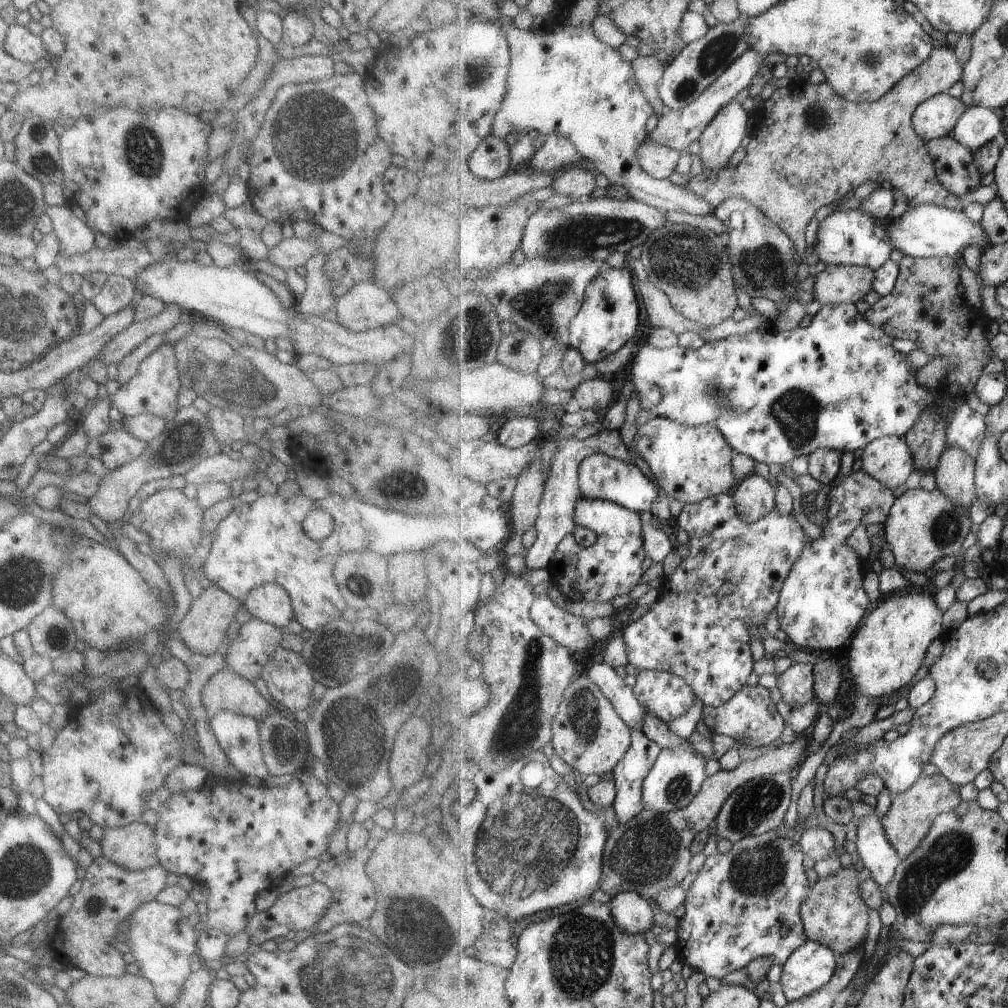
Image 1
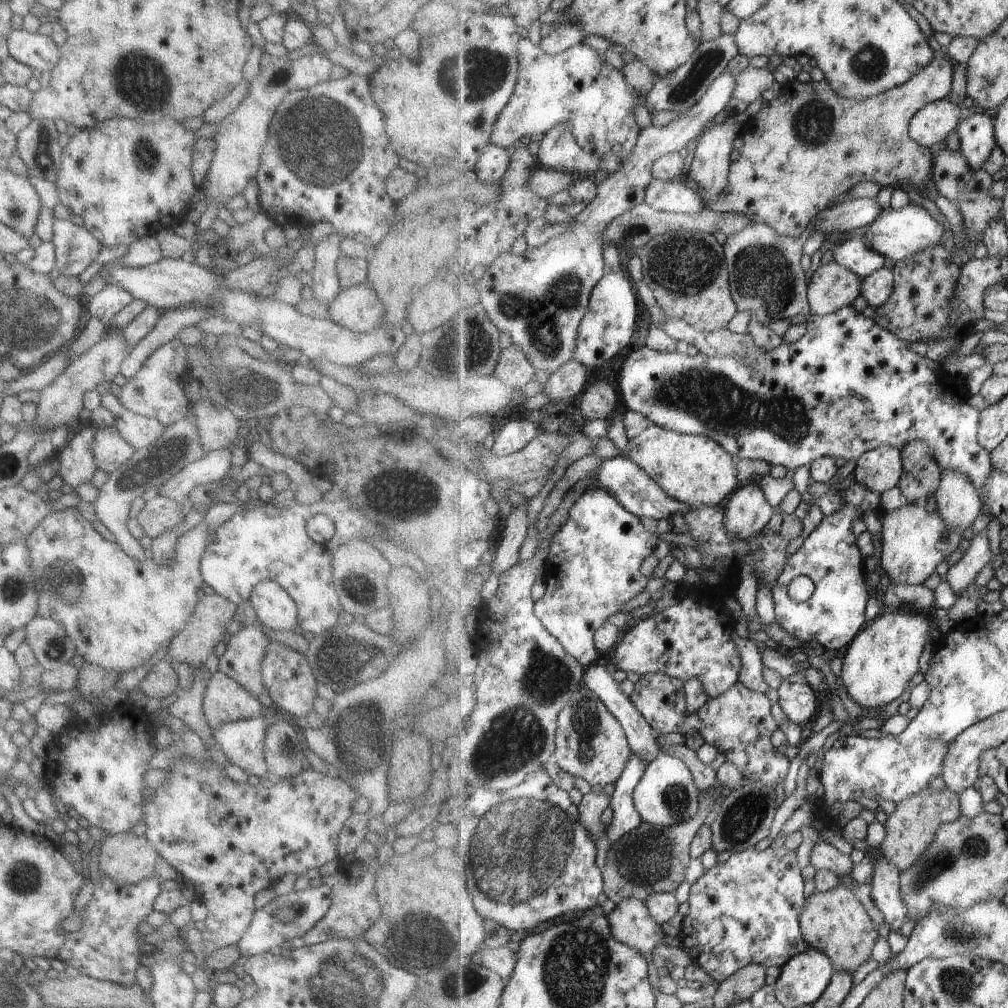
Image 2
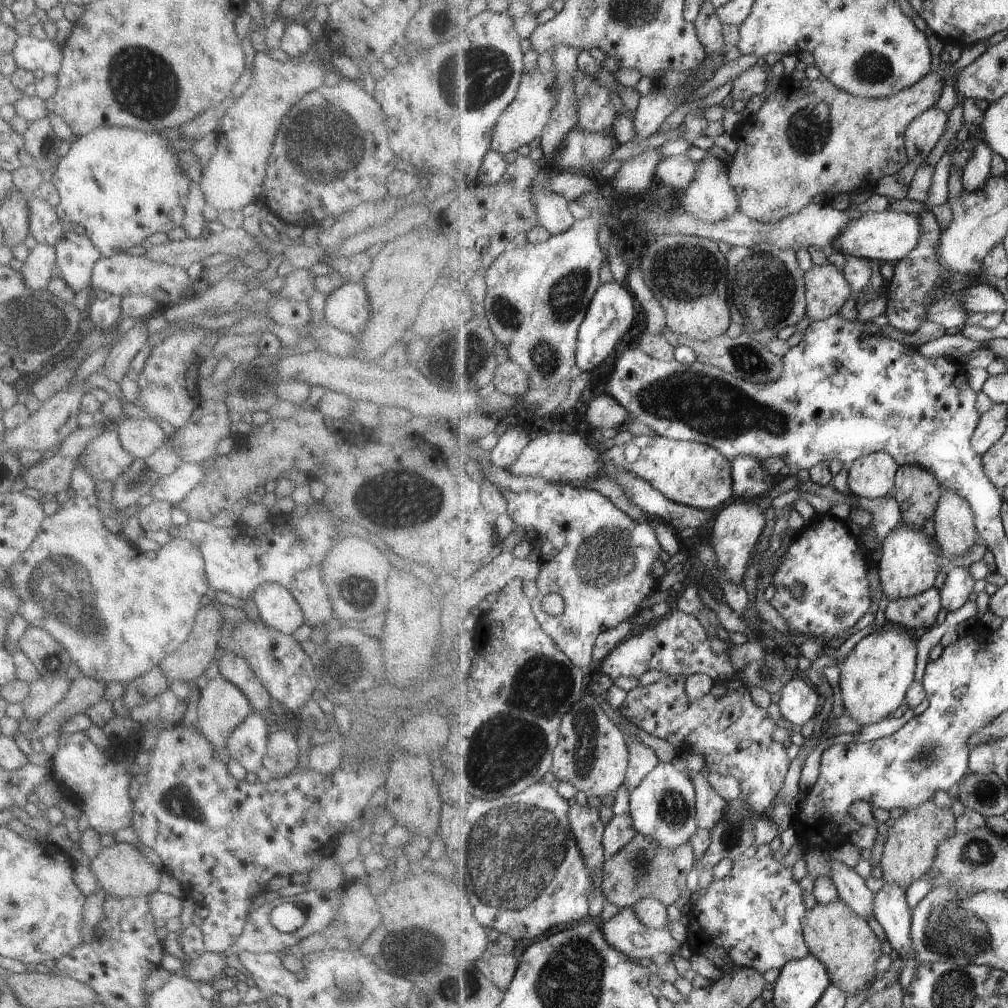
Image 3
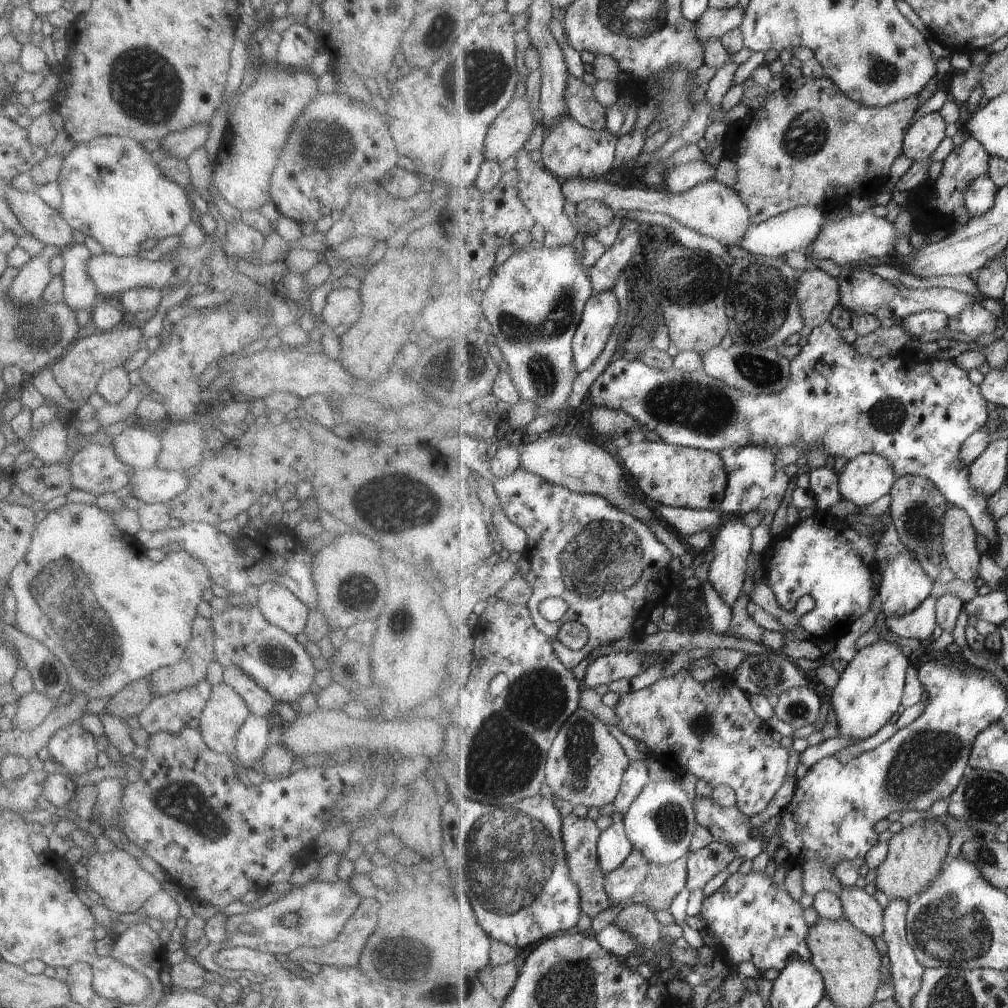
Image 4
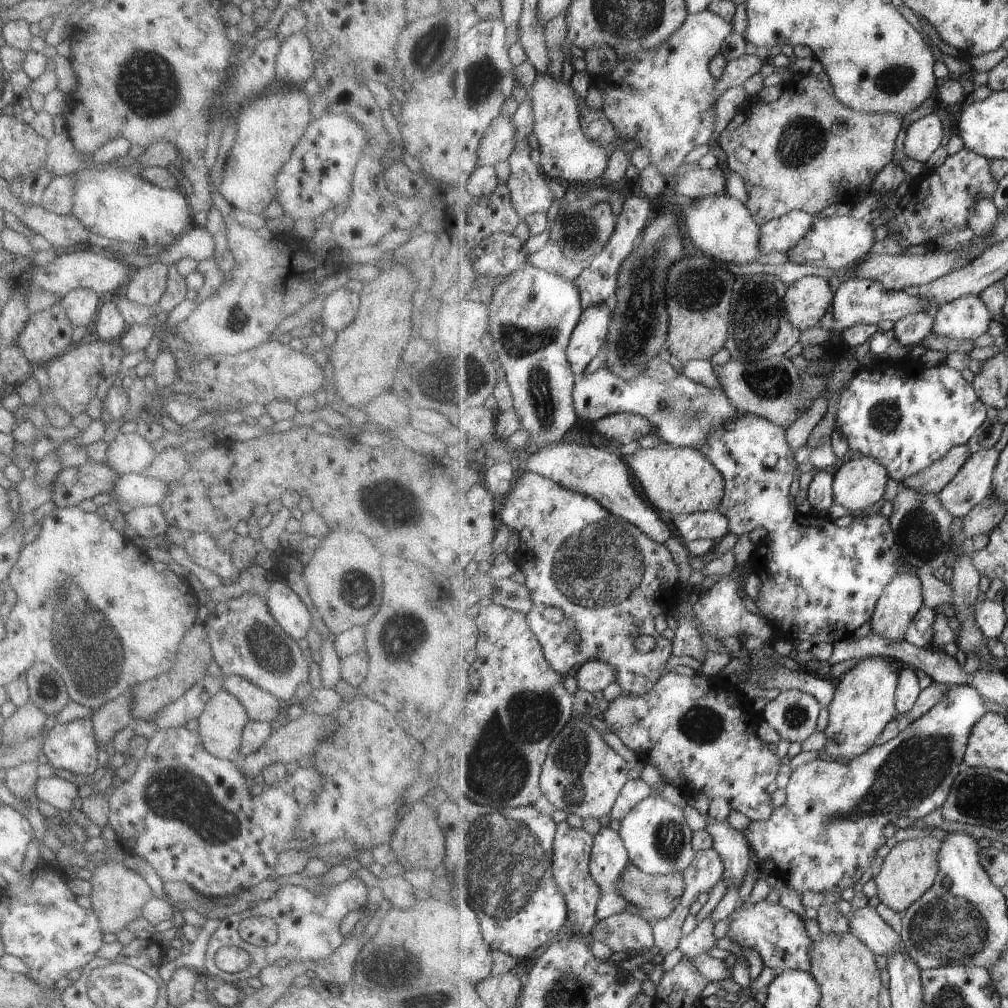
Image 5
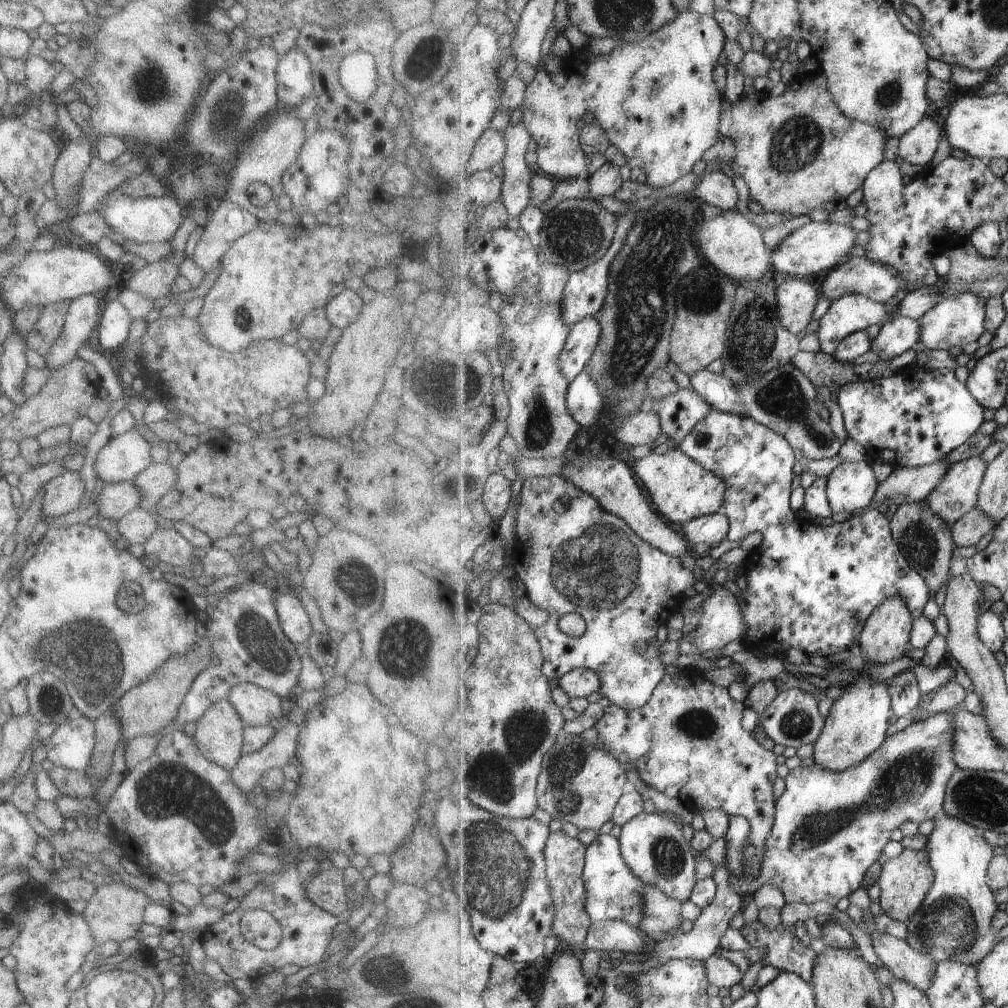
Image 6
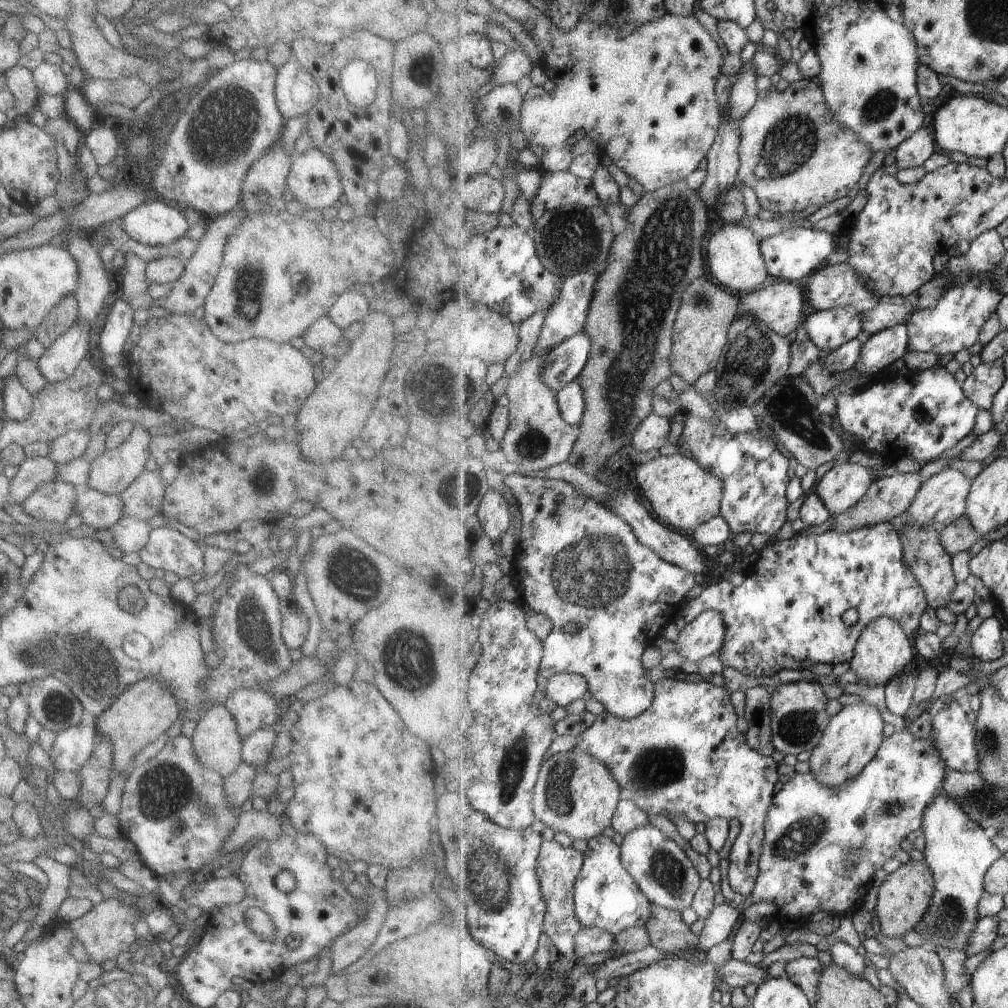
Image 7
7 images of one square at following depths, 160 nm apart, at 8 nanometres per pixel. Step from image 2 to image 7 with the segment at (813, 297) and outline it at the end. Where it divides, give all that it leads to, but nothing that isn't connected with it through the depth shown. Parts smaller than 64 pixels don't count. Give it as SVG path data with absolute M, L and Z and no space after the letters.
M771 280L763 288L740 297L738 314L753 315L781 336L786 337L804 324L805 288L795 282Z

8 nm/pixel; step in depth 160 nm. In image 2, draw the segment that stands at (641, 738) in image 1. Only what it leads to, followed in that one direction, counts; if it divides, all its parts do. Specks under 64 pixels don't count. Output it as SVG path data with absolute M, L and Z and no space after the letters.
M633 754L621 779L617 780L614 785L610 804L614 817L607 826L608 841L612 844L621 840L625 834L629 834L635 828L640 828L644 822L635 805L633 794L645 776L648 766L649 762L643 756Z

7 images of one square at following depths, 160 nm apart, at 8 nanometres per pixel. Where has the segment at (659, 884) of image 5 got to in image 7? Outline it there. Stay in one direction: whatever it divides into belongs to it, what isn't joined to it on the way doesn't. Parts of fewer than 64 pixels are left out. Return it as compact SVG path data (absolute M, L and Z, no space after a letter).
M652 905L652 911L652 919L645 926L651 944L664 953L684 953L684 956L675 958L683 958L698 965L709 963L706 952L698 951L699 936L683 922L680 913L659 905Z

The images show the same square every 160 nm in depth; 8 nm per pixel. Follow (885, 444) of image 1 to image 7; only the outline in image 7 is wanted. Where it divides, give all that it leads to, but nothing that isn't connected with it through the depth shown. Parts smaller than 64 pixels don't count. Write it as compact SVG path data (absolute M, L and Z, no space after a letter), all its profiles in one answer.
M836 463L816 484L816 493L825 506L838 515L854 507L872 486L875 468L863 467L857 463Z

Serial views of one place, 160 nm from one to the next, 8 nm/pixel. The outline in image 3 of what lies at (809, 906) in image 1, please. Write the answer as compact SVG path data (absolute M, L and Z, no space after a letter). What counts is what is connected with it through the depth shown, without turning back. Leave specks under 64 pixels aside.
M830 876L814 881L813 893L818 903L814 910L808 910L804 926L804 939L810 954L819 957L828 968L833 985L849 996L861 994L879 978L875 964L883 954L882 942L877 938L876 932L873 932L869 921L840 900L838 888Z

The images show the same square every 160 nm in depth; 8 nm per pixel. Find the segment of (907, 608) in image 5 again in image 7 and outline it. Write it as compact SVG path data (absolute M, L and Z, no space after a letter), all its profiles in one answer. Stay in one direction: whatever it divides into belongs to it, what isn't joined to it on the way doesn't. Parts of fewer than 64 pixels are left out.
M889 617L875 619L864 628L856 644L854 657L850 660L850 670L857 676L857 682L867 686L886 686L896 679L905 666L915 658L913 652L913 638L911 638L902 624Z

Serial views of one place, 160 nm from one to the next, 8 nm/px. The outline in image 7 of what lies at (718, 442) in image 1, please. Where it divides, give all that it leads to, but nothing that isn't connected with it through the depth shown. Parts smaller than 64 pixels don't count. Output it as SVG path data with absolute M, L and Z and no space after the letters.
M677 453L659 455L648 463L639 464L635 470L636 482L653 507L654 514L670 527L693 534L697 527L720 514L724 484L697 460Z

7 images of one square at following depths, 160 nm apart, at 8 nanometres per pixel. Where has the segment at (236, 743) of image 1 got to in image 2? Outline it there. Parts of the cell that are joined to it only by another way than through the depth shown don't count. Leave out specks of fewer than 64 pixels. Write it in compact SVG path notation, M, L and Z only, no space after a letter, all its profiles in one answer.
M261 716L225 722L212 732L212 739L228 763L241 768L247 776L261 778L266 774L263 757L265 728Z

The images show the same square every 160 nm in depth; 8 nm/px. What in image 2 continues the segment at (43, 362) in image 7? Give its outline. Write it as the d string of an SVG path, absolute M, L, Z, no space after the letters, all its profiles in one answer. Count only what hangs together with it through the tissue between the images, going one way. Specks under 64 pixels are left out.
M53 218L52 238L55 268L59 275L78 276L99 254L101 246L83 226Z

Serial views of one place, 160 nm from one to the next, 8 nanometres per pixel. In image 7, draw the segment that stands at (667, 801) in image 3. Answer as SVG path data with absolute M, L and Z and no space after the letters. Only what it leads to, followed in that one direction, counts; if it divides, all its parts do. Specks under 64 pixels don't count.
M649 824L630 832L624 837L620 847L625 868L632 873L636 883L653 905L678 913L692 906L703 878L676 841L669 838L660 828Z

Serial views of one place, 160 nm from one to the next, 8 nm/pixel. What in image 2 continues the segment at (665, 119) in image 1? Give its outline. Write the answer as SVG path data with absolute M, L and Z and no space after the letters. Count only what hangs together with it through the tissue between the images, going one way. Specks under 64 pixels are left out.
M725 70L709 86L701 101L669 122L669 126L642 128L629 160L598 186L597 198L574 218L571 230L540 248L528 248L522 256L503 254L487 268L487 276L479 284L481 302L489 312L491 322L500 332L507 332L512 343L525 350L537 370L551 374L575 359L579 328L587 314L593 288L606 276L606 261L603 260L605 228L617 216L645 203L647 188L653 180L652 165L667 154L677 153L682 148L691 149L708 128L707 124L713 124L715 116L727 108L735 88L737 74Z

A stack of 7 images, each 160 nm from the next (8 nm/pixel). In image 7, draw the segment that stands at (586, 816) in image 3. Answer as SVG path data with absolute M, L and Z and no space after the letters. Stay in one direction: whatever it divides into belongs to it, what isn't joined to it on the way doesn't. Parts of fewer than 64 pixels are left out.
M555 840L544 841L537 863L542 891L548 904L544 918L544 932L553 944L553 954L562 954L567 958L576 956L575 936L584 927L576 915L575 883L584 865L584 853L571 847L561 846Z

